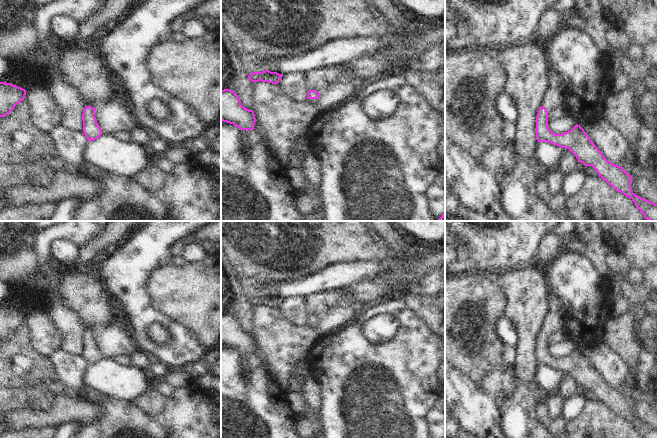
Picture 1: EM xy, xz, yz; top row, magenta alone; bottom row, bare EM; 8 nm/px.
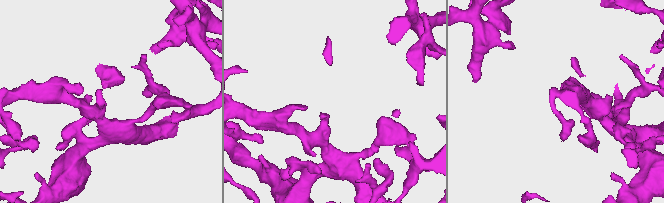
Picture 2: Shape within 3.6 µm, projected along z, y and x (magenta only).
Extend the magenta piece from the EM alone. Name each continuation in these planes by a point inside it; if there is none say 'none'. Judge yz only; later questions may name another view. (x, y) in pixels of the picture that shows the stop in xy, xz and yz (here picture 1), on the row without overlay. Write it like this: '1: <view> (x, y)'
1: yz (553, 322)

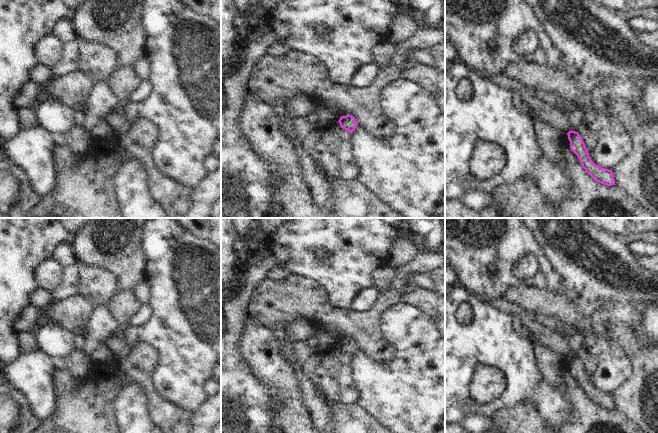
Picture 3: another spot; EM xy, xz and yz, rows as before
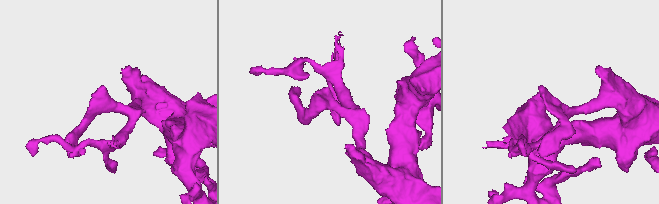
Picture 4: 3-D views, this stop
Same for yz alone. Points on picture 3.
1: yz (555, 341)

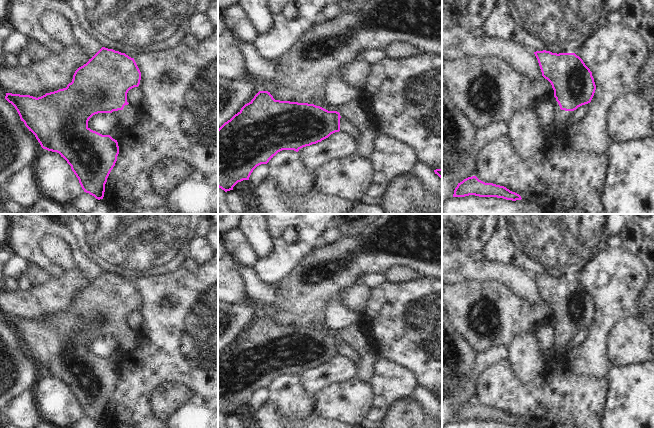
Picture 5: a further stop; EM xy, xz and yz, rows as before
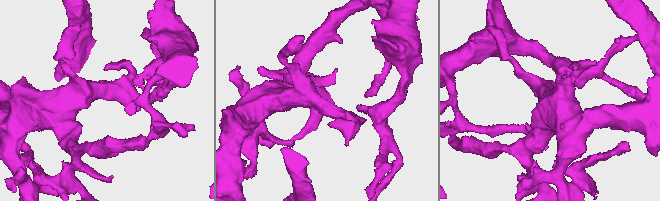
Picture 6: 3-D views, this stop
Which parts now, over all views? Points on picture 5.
1: yz (561, 341)

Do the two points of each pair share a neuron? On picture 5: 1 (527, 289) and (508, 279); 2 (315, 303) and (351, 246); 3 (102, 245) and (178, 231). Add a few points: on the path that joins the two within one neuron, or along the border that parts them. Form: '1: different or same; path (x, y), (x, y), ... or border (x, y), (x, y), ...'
1: same; path (522, 284), (518, 280), (513, 279)
2: same; path (326, 289), (353, 260)
3: same; path (121, 238), (141, 238), (146, 233), (159, 231)

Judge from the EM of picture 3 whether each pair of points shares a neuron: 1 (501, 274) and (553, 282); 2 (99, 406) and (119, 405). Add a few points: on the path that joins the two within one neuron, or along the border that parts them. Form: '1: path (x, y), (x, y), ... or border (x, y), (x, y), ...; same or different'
1: path (514, 281), (540, 282); same
2: border (125, 385), (113, 401), (115, 422); different

